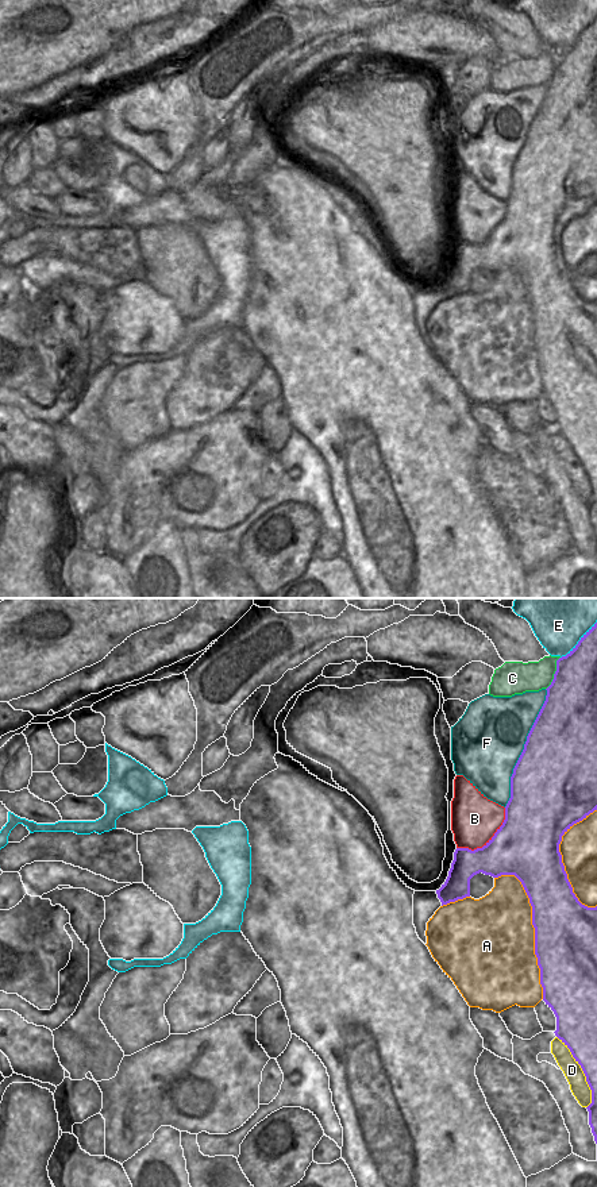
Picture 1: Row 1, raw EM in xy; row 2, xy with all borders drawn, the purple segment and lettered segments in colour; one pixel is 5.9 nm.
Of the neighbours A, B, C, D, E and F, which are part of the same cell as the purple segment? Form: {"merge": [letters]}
{"merge": []}

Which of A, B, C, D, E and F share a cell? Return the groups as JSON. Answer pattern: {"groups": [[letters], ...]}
{"groups": [["A"], ["B"], ["C"], ["D"], ["E"], ["F"]]}

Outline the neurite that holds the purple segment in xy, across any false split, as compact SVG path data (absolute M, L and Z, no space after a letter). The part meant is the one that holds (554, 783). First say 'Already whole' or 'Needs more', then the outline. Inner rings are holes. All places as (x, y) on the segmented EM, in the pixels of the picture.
Already whole. M597 623L581 637L578 644L566 656L562 656L556 660L556 671L554 674L554 679L546 690L546 701L527 736L524 749L511 776L511 798L505 806L505 820L502 825L482 848L477 848L474 851L469 848L455 849L448 876L442 885L442 887L436 890L436 894L442 902L442 906L470 897L470 879L479 872L490 875L493 878L498 878L501 875L515 875L521 882L532 906L532 925L535 928L535 955L538 957L538 966L540 968L543 1001L556 1017L556 1030L554 1032L555 1036L570 1049L573 1057L581 1065L586 1076L586 1082L592 1090L592 1103L586 1109L589 1111L589 1125L597 1144L597 906L588 907L578 901L567 879L567 874L562 863L562 855L559 852L562 836L574 824L582 821L590 813L597 810Z

